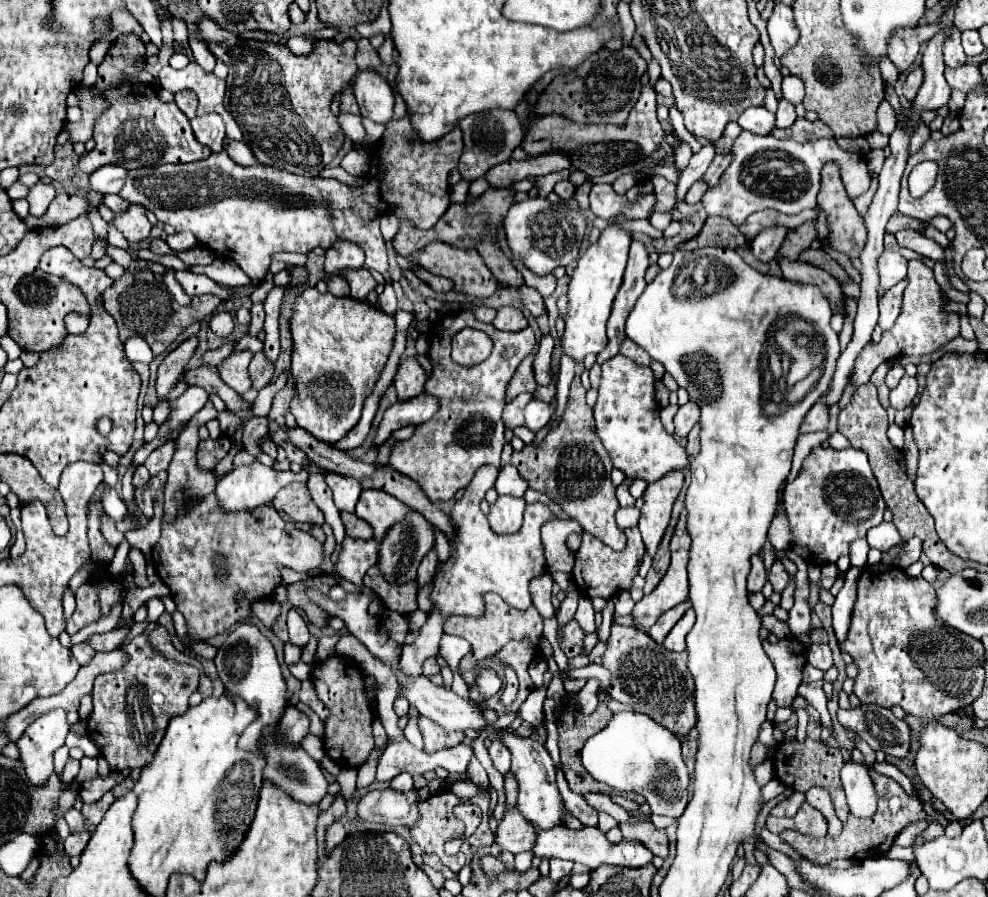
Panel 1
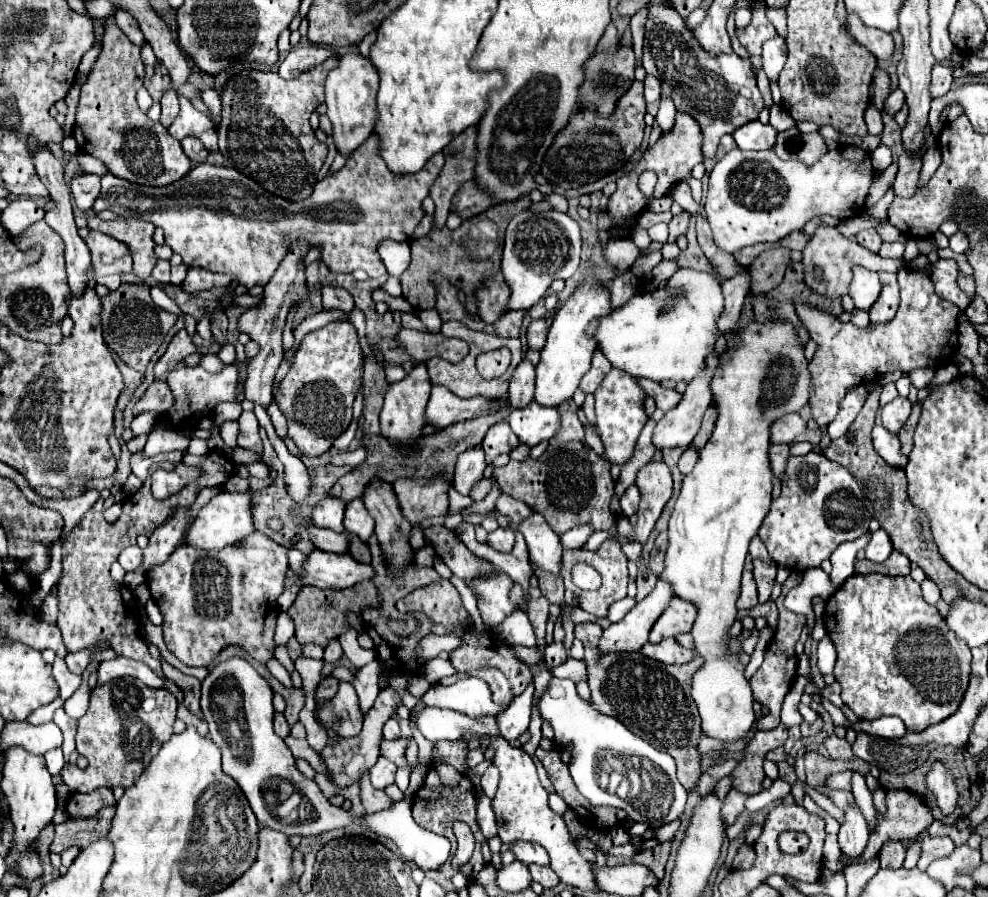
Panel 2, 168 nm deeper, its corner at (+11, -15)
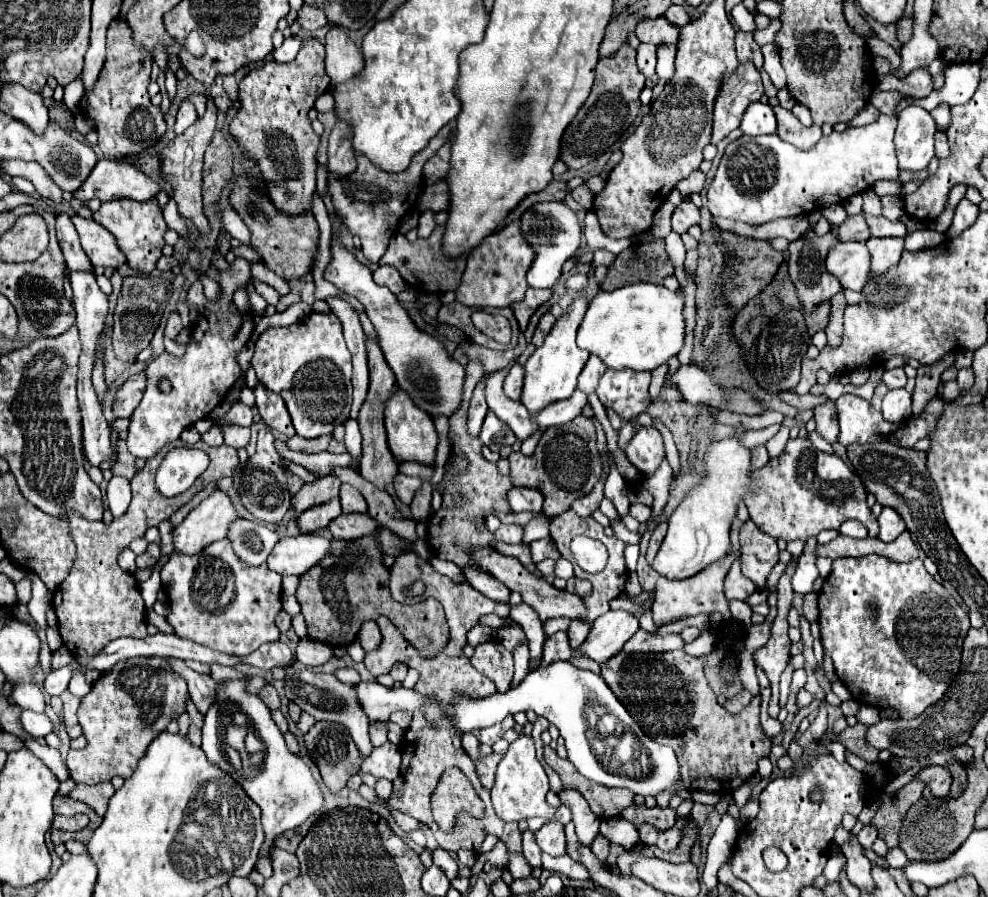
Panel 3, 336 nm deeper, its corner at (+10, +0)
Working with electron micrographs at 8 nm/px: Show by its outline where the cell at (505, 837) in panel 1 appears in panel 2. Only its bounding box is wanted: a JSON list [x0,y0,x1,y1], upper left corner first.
[510,842,548,866]

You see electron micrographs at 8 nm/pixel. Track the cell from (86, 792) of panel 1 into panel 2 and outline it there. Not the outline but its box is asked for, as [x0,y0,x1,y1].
[66,788,114,818]

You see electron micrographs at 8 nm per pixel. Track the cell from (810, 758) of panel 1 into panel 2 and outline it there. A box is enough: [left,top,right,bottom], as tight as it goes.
[804,752,868,788]

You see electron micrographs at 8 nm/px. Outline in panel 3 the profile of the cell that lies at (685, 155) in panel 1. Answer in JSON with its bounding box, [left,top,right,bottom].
[657,43,675,83]

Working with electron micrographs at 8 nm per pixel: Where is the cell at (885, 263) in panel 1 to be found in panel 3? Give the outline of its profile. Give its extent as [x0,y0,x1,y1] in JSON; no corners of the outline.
[825,241,869,291]

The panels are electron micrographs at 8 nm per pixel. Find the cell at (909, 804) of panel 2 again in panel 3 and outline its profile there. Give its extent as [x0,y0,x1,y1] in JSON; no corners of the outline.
[917,765,953,797]

